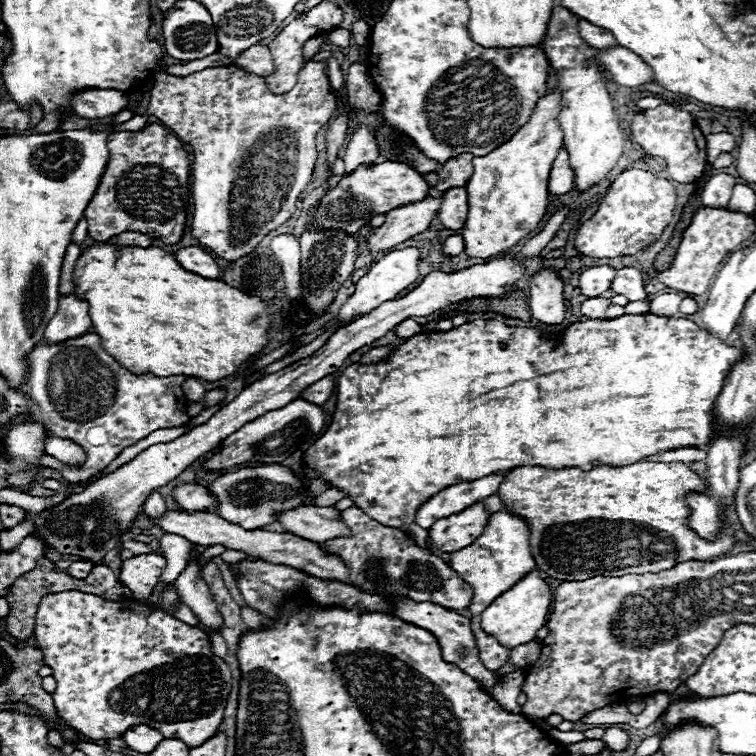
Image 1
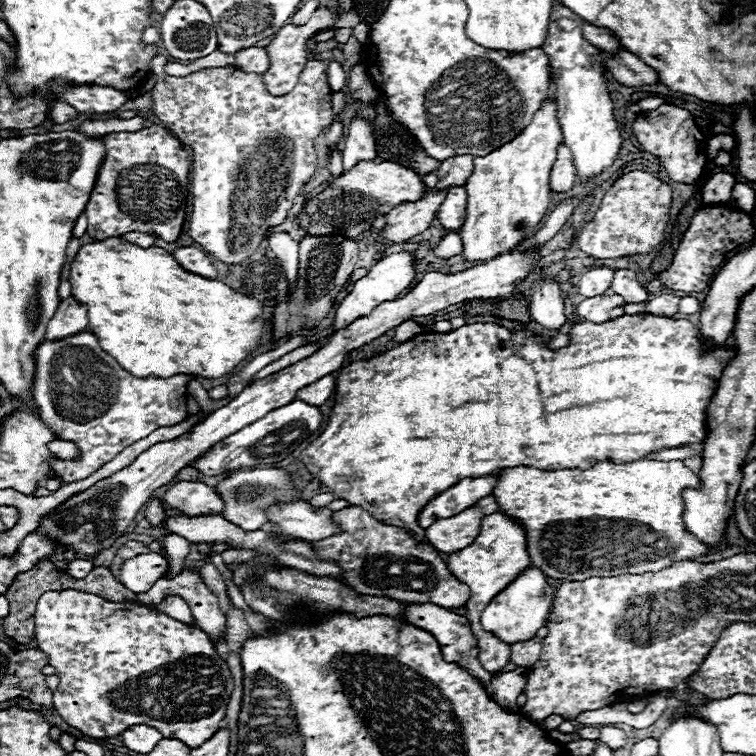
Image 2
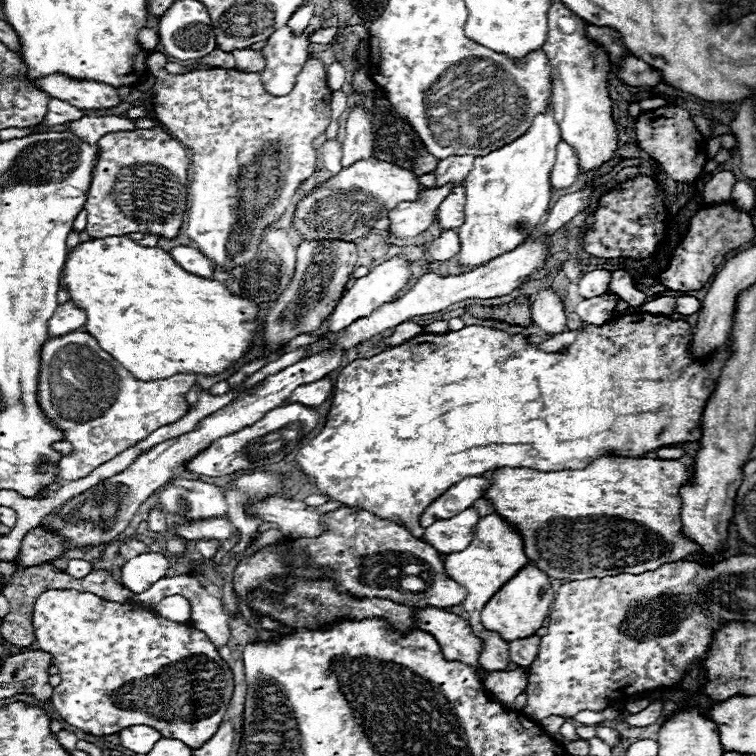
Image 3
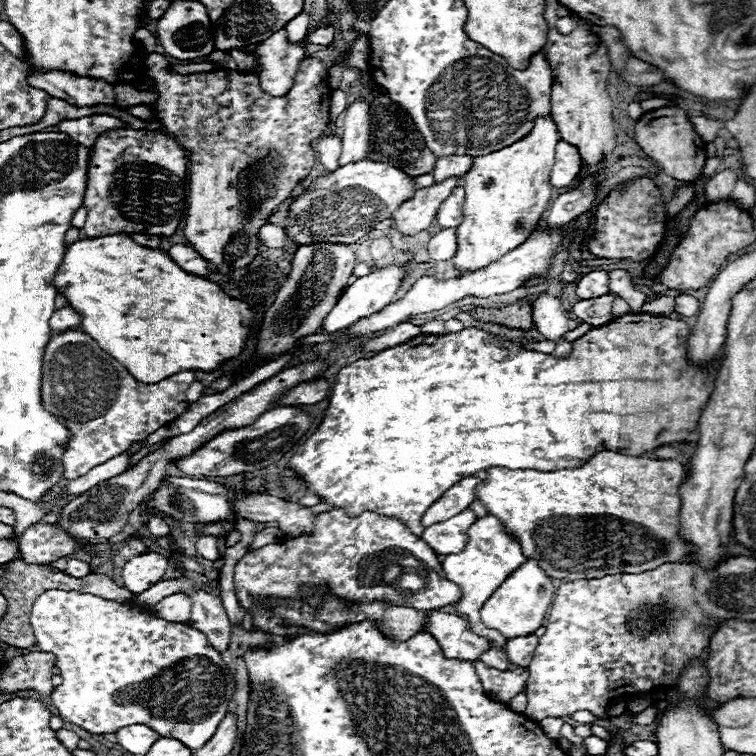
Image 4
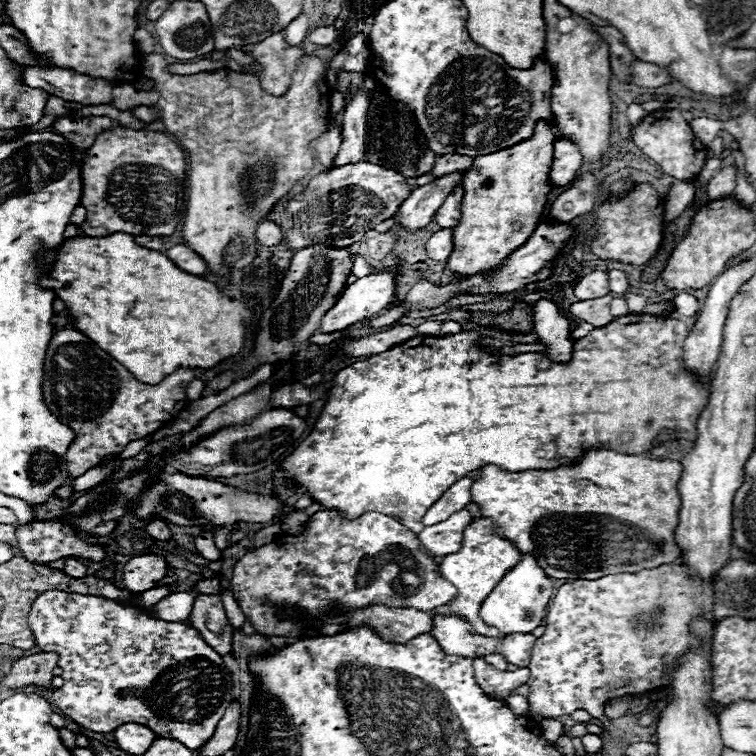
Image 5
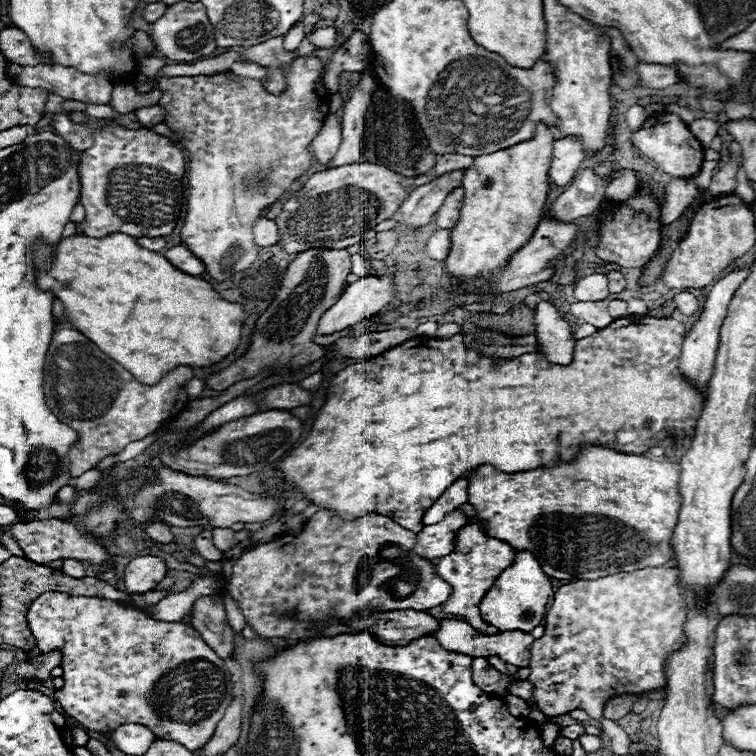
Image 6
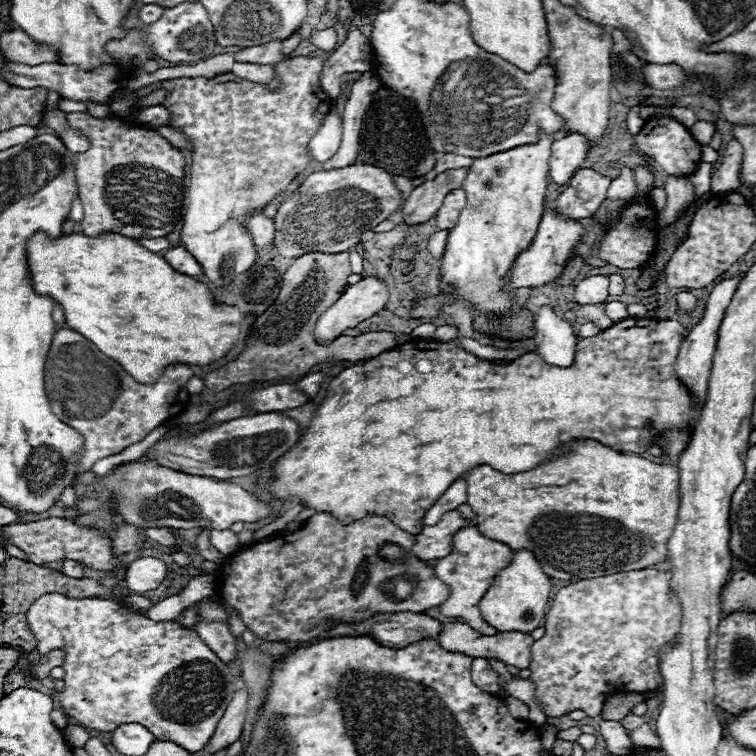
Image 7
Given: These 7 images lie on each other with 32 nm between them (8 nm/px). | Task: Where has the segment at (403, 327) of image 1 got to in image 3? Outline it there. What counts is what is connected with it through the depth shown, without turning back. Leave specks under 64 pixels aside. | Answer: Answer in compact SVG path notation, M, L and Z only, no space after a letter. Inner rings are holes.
M402 322L402 324L398 324L396 328L394 328L394 334L392 336L388 336L386 340L384 340L384 344L392 344L392 346L398 346L398 344L402 344L402 342L408 342L410 338L414 338L414 336L418 336L422 332L422 326L418 326L418 324L414 324L414 322Z

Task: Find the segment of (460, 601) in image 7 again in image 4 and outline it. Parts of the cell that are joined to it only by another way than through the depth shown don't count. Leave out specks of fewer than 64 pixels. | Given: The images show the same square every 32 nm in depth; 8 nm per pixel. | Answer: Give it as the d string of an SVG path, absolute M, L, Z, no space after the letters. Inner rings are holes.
M484 516L478 518L474 522L474 526L470 526L468 530L468 544L462 552L458 554L448 554L442 560L442 568L446 578L450 578L452 582L458 582L458 586L462 586L462 600L458 604L454 604L454 608L464 614L464 618L470 622L474 634L486 638L492 642L492 648L486 650L480 660L488 666L488 668L498 668L498 670L506 670L508 668L508 656L504 652L504 638L502 634L498 634L498 630L488 630L486 626L482 626L480 622L480 608L484 606L484 602L492 596L492 592L518 568L526 562L526 556L522 554L522 548L518 544L518 540L510 534L506 534L502 522L496 516Z

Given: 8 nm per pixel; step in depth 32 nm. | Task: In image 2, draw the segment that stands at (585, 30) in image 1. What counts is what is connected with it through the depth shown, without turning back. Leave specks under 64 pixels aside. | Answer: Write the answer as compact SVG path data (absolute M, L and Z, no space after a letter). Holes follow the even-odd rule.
M582 22L582 36L600 50L618 50L620 48L620 42L614 38L614 34L610 34L610 30L602 30L588 22Z

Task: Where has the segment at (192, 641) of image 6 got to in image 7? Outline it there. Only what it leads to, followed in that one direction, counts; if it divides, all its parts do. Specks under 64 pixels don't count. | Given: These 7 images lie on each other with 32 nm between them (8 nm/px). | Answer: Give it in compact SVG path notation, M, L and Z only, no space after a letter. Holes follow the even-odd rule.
M44 594L28 610L28 624L36 636L41 656L54 648L66 652L64 658L64 690L56 692L62 712L80 726L112 732L120 724L142 724L156 740L170 740L190 750L202 750L212 738L236 686L228 666L200 640L200 636L178 622L154 622L140 612L132 612L114 600L100 598L68 598L64 594Z

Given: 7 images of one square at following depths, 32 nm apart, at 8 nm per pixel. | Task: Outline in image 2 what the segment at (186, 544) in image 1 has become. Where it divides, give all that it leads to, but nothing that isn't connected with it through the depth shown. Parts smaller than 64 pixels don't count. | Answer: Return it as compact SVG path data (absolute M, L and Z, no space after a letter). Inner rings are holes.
M164 538L162 540L162 554L168 560L168 570L164 578L174 578L180 574L188 552L190 552L190 542L186 538Z

